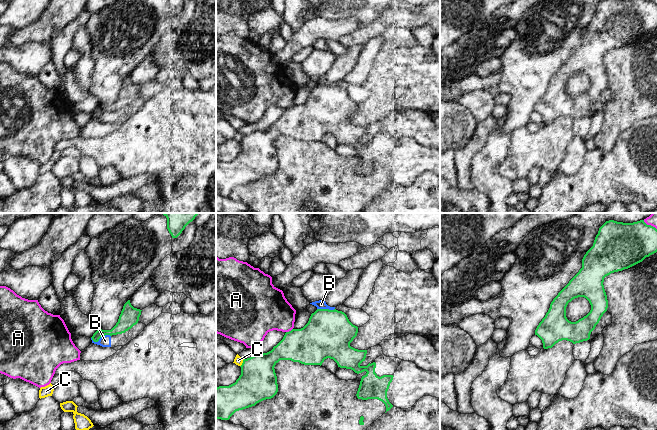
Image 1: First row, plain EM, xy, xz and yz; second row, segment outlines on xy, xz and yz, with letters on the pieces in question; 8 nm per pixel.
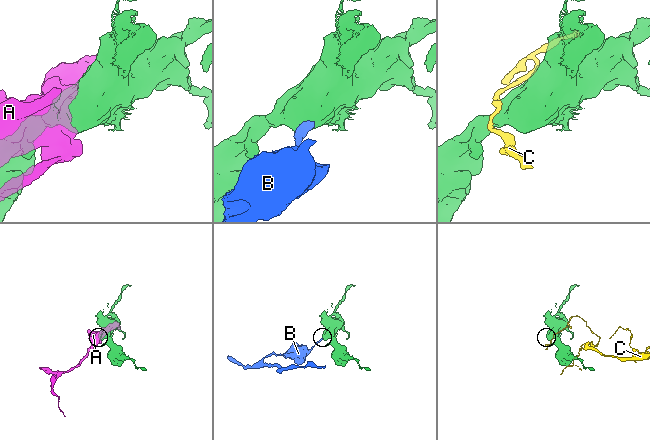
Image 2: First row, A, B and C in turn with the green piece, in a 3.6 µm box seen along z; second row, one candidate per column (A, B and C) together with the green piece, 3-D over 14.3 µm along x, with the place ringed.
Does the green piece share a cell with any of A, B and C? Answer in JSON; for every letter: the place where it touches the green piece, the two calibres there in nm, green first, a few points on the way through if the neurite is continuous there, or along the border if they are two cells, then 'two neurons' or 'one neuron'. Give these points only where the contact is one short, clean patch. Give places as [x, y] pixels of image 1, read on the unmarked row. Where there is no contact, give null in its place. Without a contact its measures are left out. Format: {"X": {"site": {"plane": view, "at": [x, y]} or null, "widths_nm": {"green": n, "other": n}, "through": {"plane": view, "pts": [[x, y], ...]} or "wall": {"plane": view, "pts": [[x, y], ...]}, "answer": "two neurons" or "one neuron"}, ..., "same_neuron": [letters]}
{"A": {"site": {"plane": "xz", "at": [289, 107]}, "widths_nm": {"green": 320, "other": 340}, "answer": "two neurons"}, "B": {"site": {"plane": "xy", "at": [100, 113]}, "widths_nm": {"green": 140, "other": 90}, "wall": {"plane": "xy", "pts": [[110, 111], [104, 111], [97, 117], [91, 115]]}, "answer": "two neurons"}, "C": {"site": {"plane": "xz", "at": [242, 139]}, "widths_nm": {"green": 300, "other": 70}, "wall": {"plane": "xz", "pts": [[244, 135], [240, 142]]}, "answer": "two neurons"}, "same_neuron": []}

